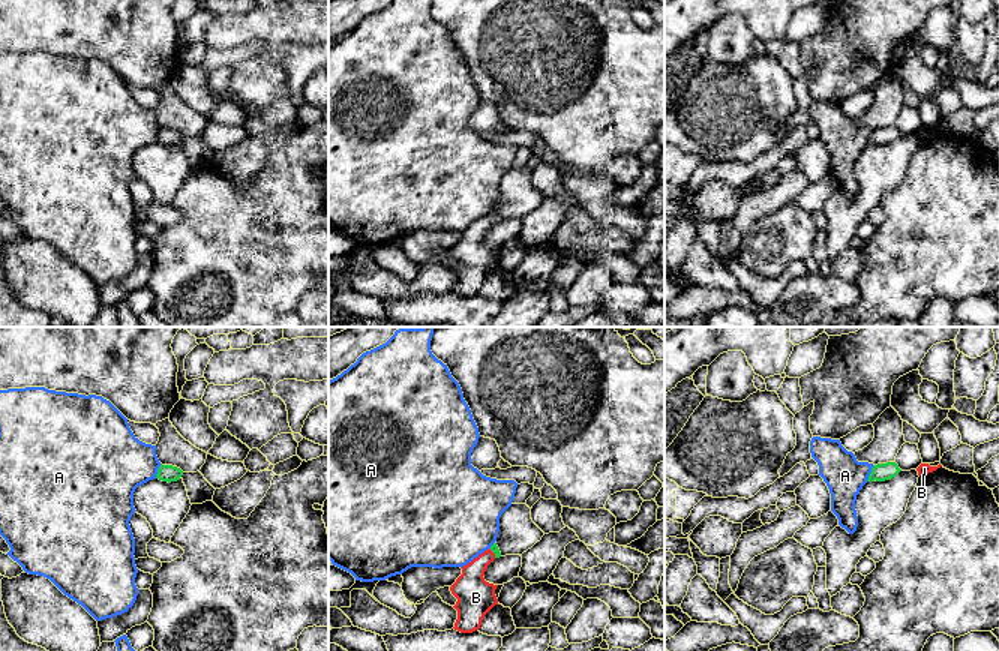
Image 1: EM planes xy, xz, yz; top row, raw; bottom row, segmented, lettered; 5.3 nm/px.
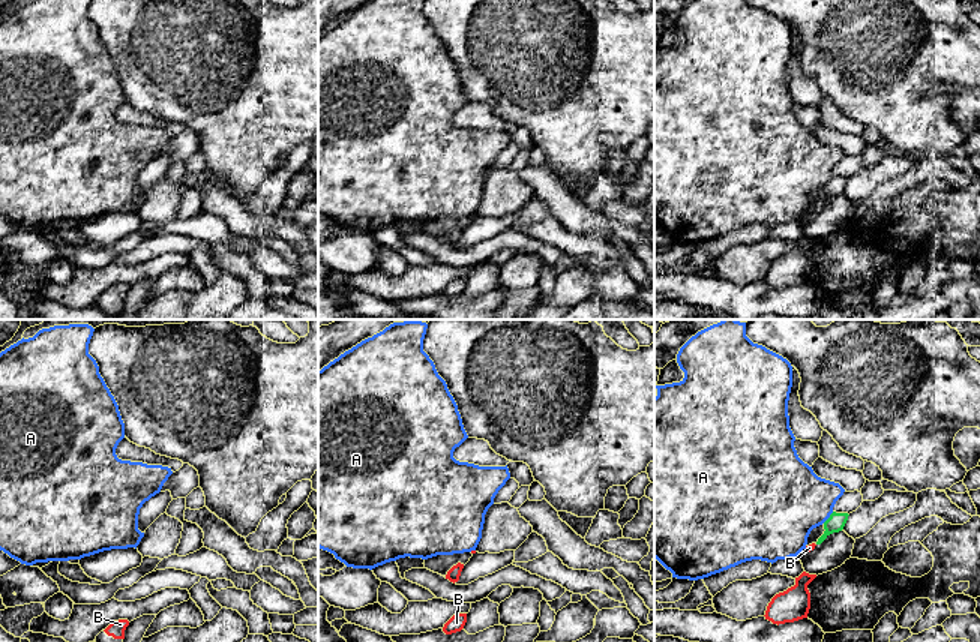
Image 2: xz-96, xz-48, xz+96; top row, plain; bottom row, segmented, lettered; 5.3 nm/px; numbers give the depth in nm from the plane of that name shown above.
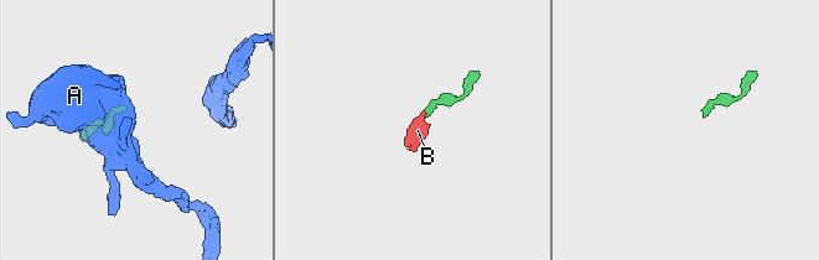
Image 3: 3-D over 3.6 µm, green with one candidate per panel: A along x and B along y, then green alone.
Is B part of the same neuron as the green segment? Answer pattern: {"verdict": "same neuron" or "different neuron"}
{"verdict": "same neuron"}

